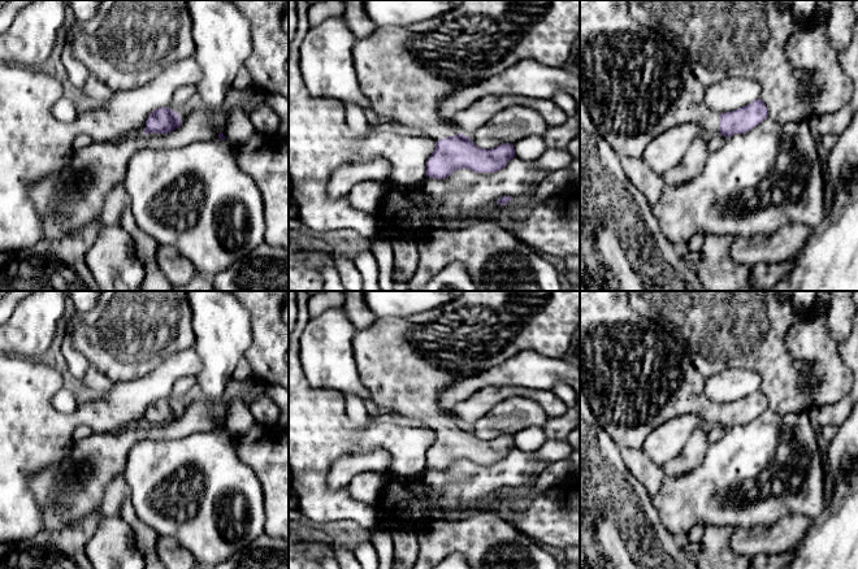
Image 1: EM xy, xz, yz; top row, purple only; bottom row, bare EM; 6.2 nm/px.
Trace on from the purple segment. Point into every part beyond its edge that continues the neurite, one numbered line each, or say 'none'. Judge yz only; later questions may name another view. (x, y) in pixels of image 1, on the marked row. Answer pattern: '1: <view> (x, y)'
1: yz (636, 82)

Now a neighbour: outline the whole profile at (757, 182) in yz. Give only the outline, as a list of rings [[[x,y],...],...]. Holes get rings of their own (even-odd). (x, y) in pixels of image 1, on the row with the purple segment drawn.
[[[767,117],[745,134],[734,134],[708,155],[702,173],[688,183],[664,186],[659,200],[651,205],[654,217],[667,239],[677,248],[685,248],[696,234],[755,236],[770,235],[790,223],[815,227],[826,217],[826,178],[816,149],[816,140],[807,120],[779,122]]]

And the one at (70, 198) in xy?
[[[144,133],[117,142],[94,142],[74,151],[65,169],[32,184],[30,197],[43,218],[44,238],[57,239],[99,220],[105,196],[122,182],[131,157],[146,147]]]

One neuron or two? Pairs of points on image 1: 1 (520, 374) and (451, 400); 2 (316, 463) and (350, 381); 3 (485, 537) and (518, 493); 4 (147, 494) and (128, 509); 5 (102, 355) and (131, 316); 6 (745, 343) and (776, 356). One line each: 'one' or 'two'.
1: one
2: two
3: two
4: two
5: one
6: one

